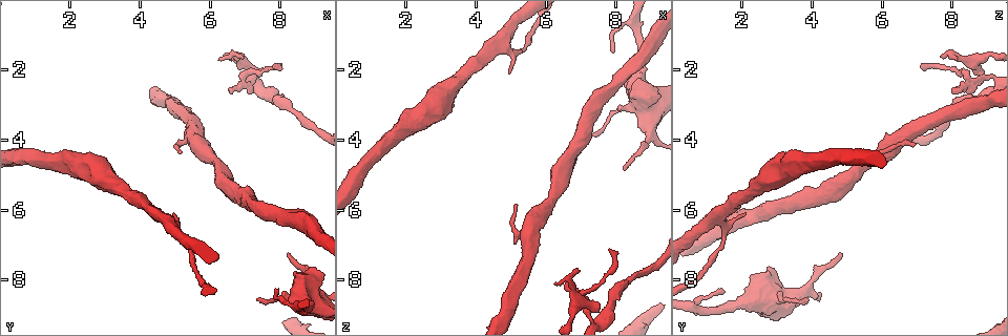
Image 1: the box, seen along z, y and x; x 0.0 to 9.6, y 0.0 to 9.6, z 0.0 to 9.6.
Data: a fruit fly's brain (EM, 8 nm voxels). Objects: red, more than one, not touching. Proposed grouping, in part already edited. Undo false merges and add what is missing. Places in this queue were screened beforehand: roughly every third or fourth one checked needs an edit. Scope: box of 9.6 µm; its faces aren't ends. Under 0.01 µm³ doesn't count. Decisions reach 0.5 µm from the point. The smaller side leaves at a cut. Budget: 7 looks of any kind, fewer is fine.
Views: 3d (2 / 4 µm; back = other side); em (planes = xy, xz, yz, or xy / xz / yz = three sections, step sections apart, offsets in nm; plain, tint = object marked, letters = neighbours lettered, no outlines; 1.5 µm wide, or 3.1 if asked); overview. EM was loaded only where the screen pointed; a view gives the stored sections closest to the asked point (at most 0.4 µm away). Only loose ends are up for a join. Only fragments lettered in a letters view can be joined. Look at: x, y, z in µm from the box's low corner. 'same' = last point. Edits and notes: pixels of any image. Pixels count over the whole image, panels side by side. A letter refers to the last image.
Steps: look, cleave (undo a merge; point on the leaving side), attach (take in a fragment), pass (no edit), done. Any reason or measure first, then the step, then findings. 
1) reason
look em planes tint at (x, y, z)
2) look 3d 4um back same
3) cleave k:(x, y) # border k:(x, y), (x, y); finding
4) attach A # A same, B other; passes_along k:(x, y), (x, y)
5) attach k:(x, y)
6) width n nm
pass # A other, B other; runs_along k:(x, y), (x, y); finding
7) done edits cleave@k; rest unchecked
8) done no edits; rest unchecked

tapers out
look em yz step 4 tint at (5.15, 4.35, 5.85)

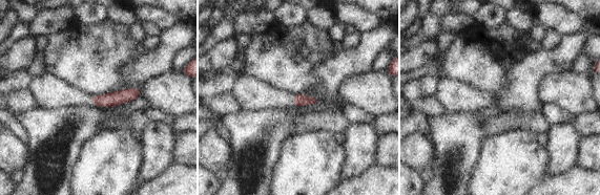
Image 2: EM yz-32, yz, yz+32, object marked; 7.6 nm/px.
what lies round it
look em yz step 4 letters same

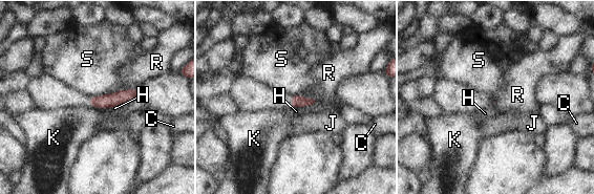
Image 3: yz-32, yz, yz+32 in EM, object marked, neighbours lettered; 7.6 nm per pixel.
pass # C other, H other, J other, K other, R other, S other; runs_along 3:(135, 93), (92, 103); no lettered fragment goes on from it

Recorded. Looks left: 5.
branch stops here
look 3d 4um at (5.05, 6.05, 2.10)

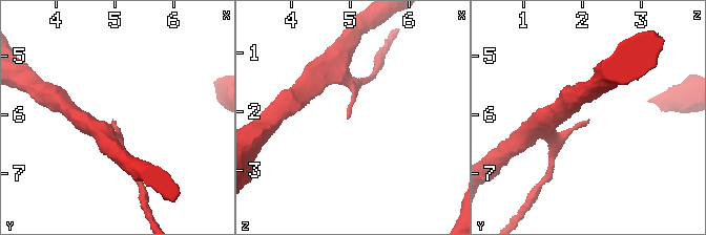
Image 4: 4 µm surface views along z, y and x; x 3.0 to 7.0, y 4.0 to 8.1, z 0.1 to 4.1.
now the EM
look em planes letters at (4.95, 6.10, 2.10)

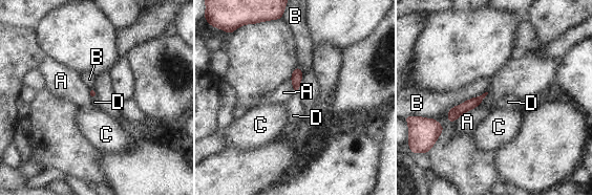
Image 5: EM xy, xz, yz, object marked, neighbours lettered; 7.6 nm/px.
pass # A other, B other, C other, D other; border 5:(485, 91), (455, 105), (447, 111); none of them fits

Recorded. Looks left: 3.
thin arm on a thick one
look em planes letters at (8.95, 8.35, 3.75)

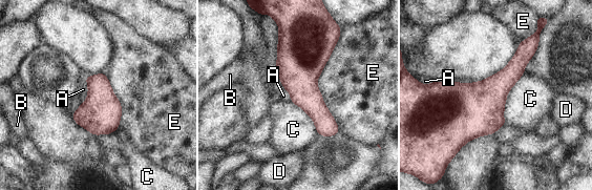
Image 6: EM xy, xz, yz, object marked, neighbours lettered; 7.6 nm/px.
pass # A other, B other, C other, D other, E other; border 6:(85, 79), (87, 94), (81, 104); all the same neuron

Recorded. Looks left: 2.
done no edits; rest unchecked

